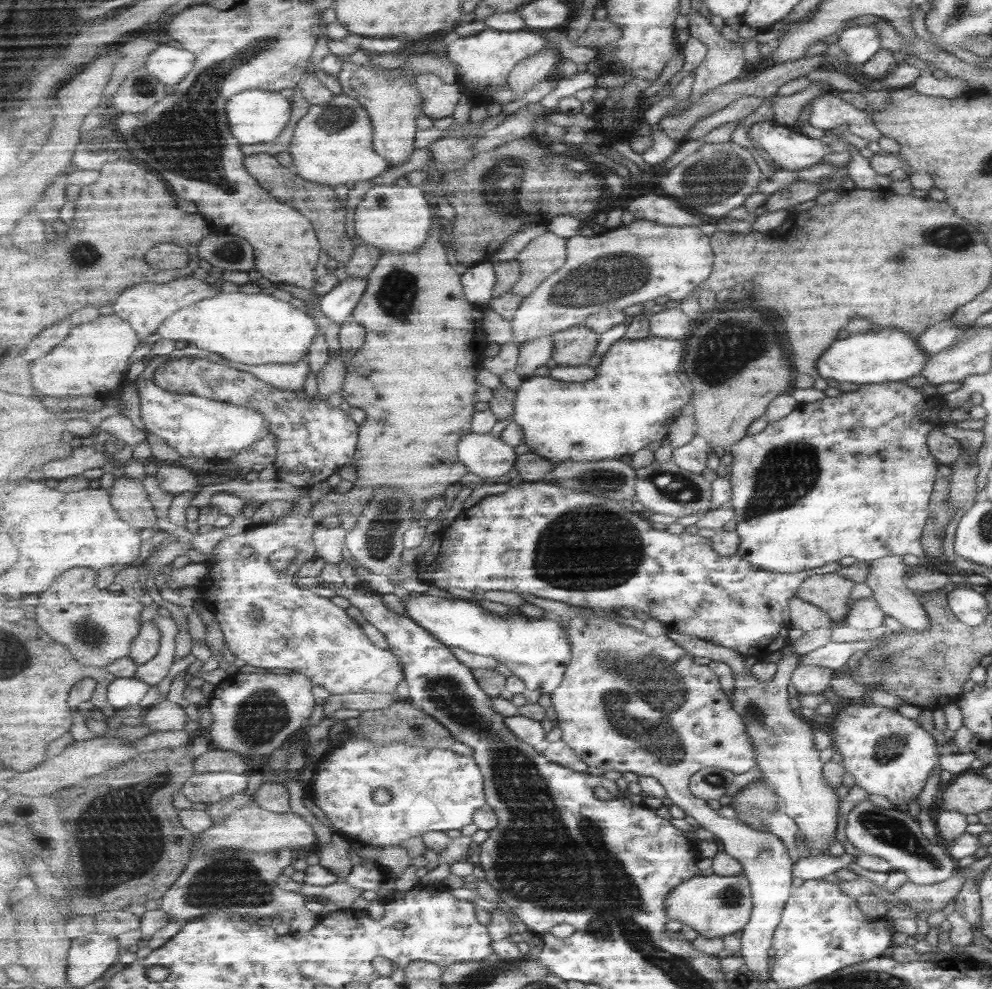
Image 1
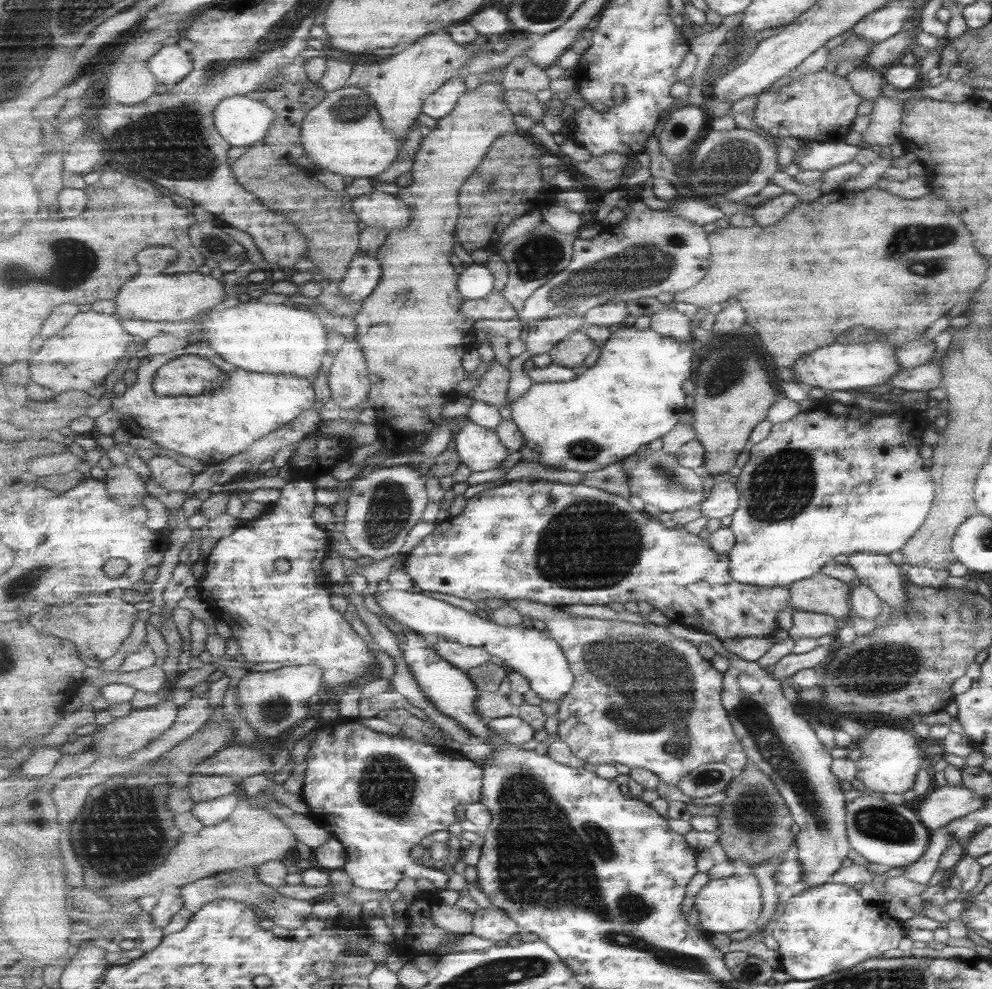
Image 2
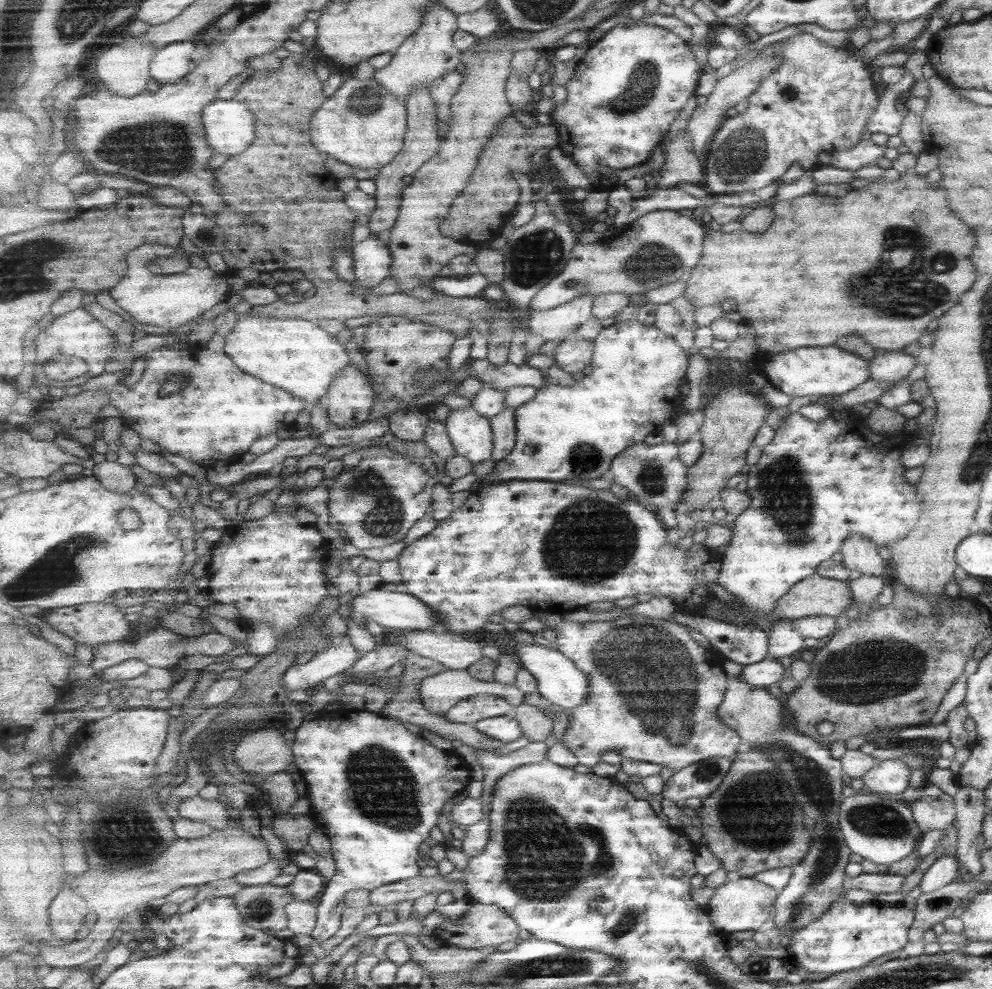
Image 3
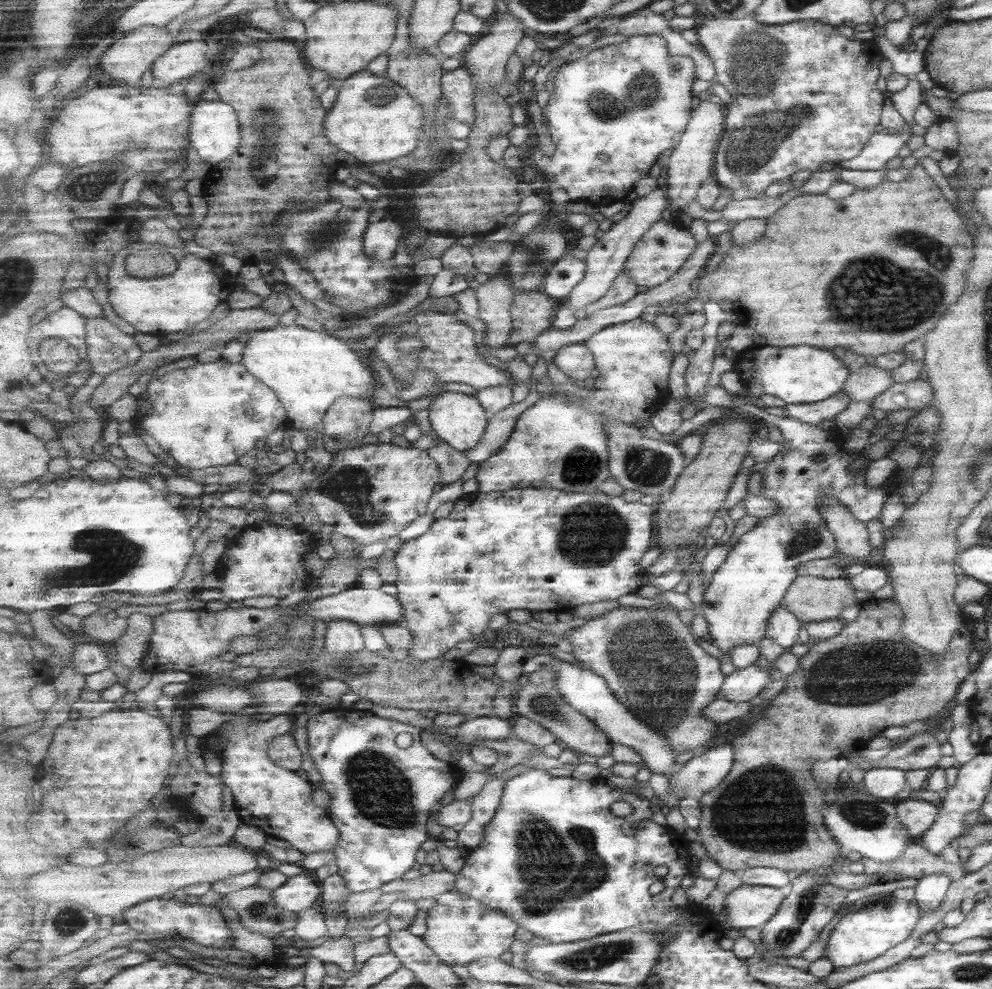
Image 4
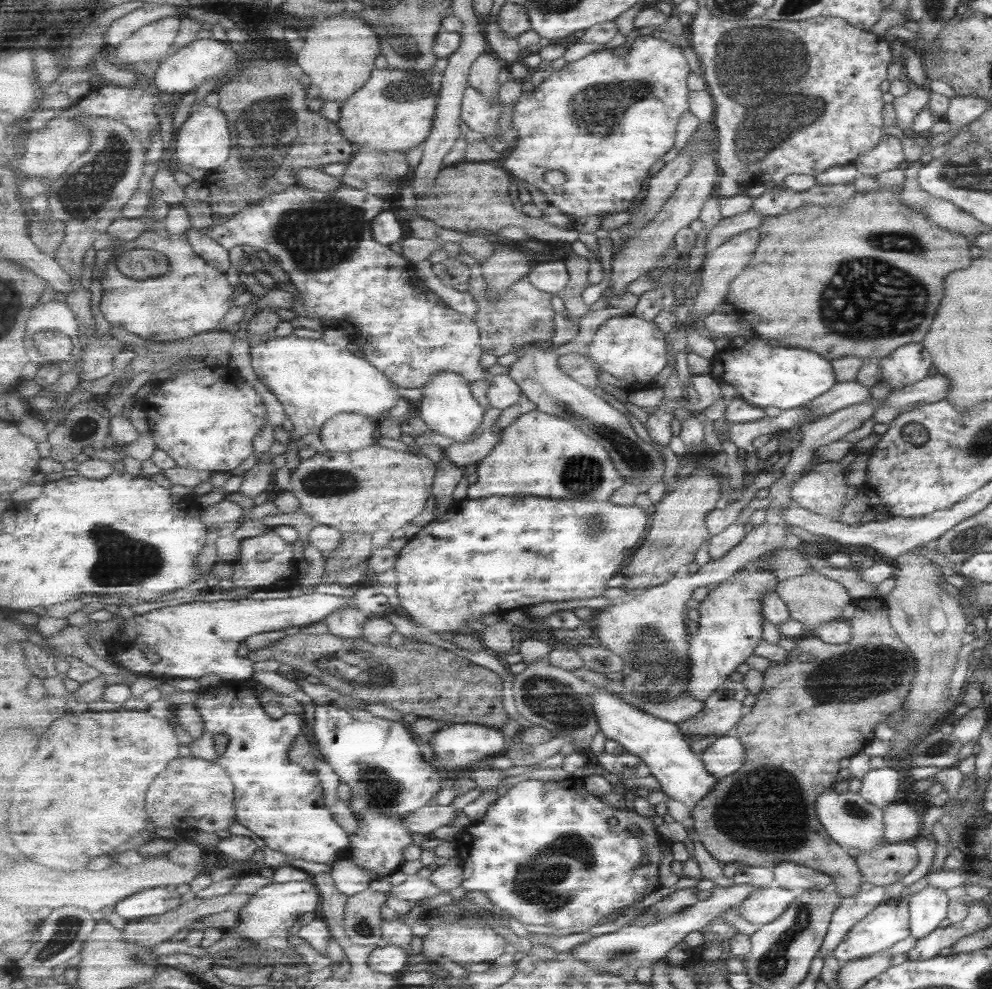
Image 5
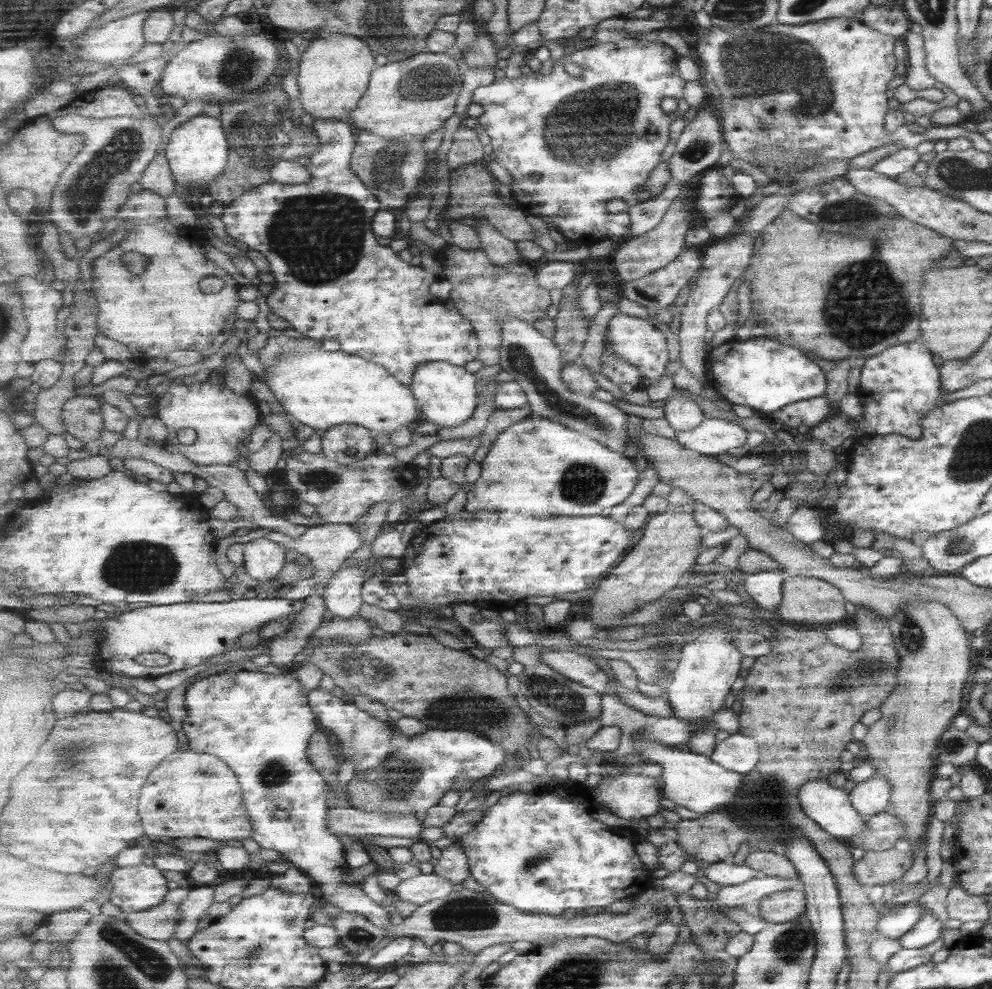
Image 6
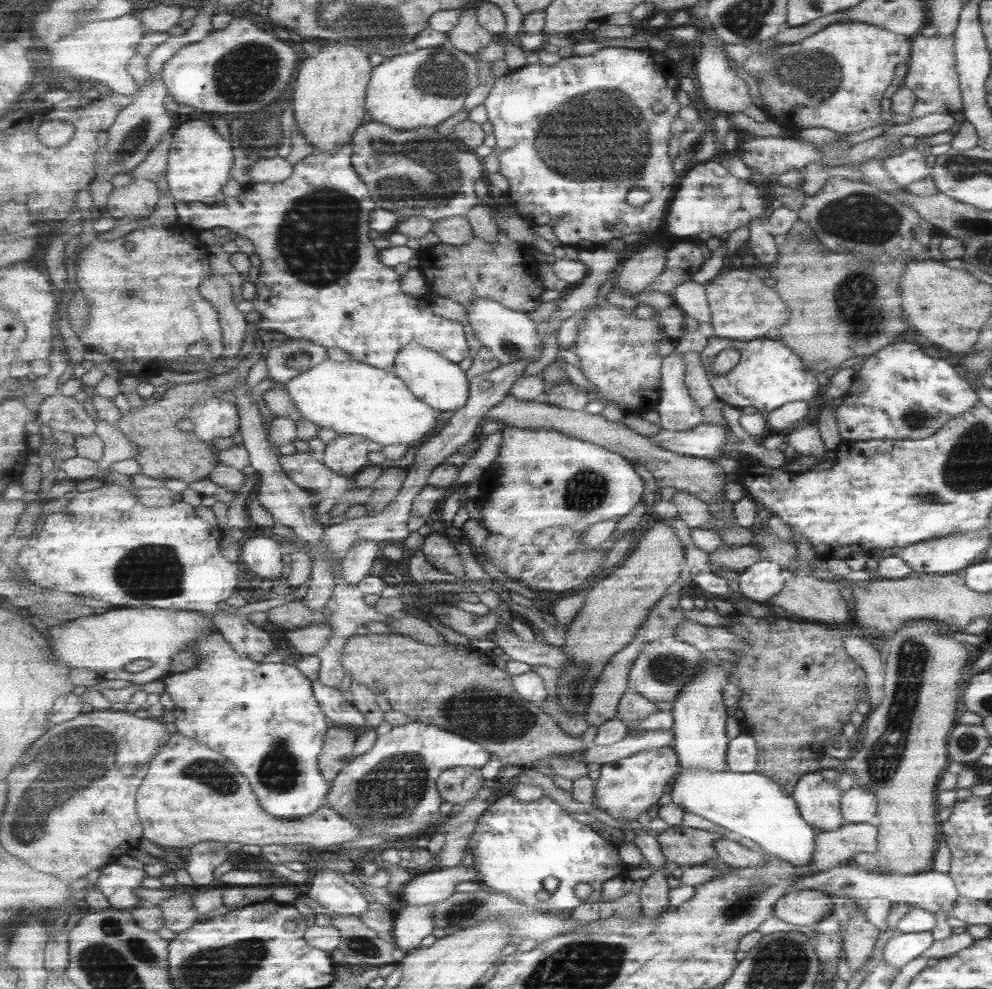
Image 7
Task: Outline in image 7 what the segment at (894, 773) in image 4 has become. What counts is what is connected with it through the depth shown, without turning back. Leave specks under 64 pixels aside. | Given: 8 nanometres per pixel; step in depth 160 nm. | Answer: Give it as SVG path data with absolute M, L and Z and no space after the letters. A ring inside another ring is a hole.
M852 786L844 791L842 813L849 823L869 823L878 814L878 798L869 789Z

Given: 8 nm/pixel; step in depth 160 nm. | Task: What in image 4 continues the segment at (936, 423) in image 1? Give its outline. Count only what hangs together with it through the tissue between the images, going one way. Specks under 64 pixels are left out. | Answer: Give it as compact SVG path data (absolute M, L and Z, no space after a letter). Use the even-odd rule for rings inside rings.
M764 414L764 420L766 425L776 426L782 436L784 437L785 448L782 448L780 454L777 454L775 458L767 465L761 472L763 482L763 495L767 497L769 500L775 501L777 503L779 512L775 514L775 516L771 516L771 518L763 518L761 519L757 525L739 537L739 540L736 542L736 545L729 552L729 556L727 560L719 566L717 572L708 579L707 590L705 592L705 597L703 603L696 607L695 613L697 615L702 615L706 622L709 624L709 633L707 634L707 638L715 644L718 648L722 650L722 652L730 655L730 648L740 644L757 644L761 642L763 638L766 637L767 627L770 623L770 618L774 615L774 611L778 610L781 605L783 598L787 595L789 588L791 585L795 583L795 579L798 578L800 572L798 568L804 564L804 562L810 562L811 560L819 560L823 558L829 558L831 556L835 556L837 554L837 541L834 538L834 534L830 532L830 528L827 525L827 522L823 516L821 516L821 501L827 497L827 499L837 499L841 505L845 505L845 507L849 508L849 511L855 515L855 517L863 522L865 525L869 524L869 522L873 522L873 520L879 521L881 518L881 512L883 512L883 506L885 506L885 500L887 500L888 493L882 489L871 489L867 486L867 480L865 480L865 474L867 474L867 469L871 462L867 462L867 464L863 464L863 468L857 471L853 471L853 465L855 465L855 461L857 461L857 453L847 453L845 452L845 446L843 446L843 441L845 441L845 437L841 435L840 432L834 432L830 430L823 430L821 426L816 424L807 424L803 421L787 418L787 417L779 417L775 415ZM819 456L823 457L821 462L817 462L815 458L819 458Z

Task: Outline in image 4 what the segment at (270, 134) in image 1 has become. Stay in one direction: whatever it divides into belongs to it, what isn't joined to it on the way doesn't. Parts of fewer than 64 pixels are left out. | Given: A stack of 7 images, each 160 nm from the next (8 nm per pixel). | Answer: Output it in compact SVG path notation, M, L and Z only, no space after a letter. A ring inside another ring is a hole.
M202 101L194 105L190 126L193 158L211 165L229 160L242 146L242 129L237 112L223 101Z

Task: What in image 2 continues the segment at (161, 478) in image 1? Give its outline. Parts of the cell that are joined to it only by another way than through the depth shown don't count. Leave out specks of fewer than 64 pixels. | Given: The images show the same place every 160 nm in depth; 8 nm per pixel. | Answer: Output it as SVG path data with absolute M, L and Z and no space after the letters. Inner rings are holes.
M155 455L147 465L152 480L168 492L185 494L194 484L196 475L189 468L177 464L171 457Z

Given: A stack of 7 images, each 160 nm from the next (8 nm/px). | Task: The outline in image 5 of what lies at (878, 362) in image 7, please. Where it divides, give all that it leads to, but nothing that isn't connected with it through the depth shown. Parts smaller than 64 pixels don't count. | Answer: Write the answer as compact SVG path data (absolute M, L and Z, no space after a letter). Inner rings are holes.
M920 342L897 347L880 361L884 376L882 380L890 384L891 391L927 377L927 370L933 363L930 353Z

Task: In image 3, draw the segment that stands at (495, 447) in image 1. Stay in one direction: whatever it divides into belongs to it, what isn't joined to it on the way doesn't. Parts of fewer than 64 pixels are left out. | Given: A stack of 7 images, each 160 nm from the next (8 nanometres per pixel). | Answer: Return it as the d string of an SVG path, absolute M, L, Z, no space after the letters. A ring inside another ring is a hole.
M472 405L467 409L450 411L451 413L447 417L445 424L447 425L456 454L467 458L473 465L491 459L493 457L494 446L494 430L491 419L477 412Z

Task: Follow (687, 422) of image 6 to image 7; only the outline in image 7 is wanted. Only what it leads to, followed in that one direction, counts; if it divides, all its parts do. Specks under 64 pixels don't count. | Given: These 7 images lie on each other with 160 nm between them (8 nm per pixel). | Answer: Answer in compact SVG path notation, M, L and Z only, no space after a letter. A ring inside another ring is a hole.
M673 353L664 358L661 380L662 398L656 412L662 428L681 432L703 423L701 407L693 400L686 385L684 353Z

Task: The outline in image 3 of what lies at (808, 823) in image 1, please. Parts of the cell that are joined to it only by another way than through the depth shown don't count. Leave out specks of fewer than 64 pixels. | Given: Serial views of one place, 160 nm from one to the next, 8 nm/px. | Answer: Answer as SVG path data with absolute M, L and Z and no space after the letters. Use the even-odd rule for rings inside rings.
M737 676L730 678L723 704L718 715L739 734L744 748L762 750L778 764L783 778L795 795L811 824L812 843L801 863L794 866L789 884L776 898L772 915L774 928L779 930L784 942L793 938L793 933L807 928L814 920L824 915L839 897L843 897L845 868L851 862L852 850L846 843L840 824L843 802L843 776L841 759L833 758L827 745L820 744L811 736L803 736L781 722L781 702L764 686L752 685Z

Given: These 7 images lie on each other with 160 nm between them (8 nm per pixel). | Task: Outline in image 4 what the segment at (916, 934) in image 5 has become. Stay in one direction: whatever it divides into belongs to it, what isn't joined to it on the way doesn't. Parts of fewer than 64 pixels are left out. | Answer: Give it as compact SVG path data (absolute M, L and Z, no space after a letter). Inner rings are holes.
M928 874L917 879L913 892L921 915L937 908L951 881L948 876L938 874Z

